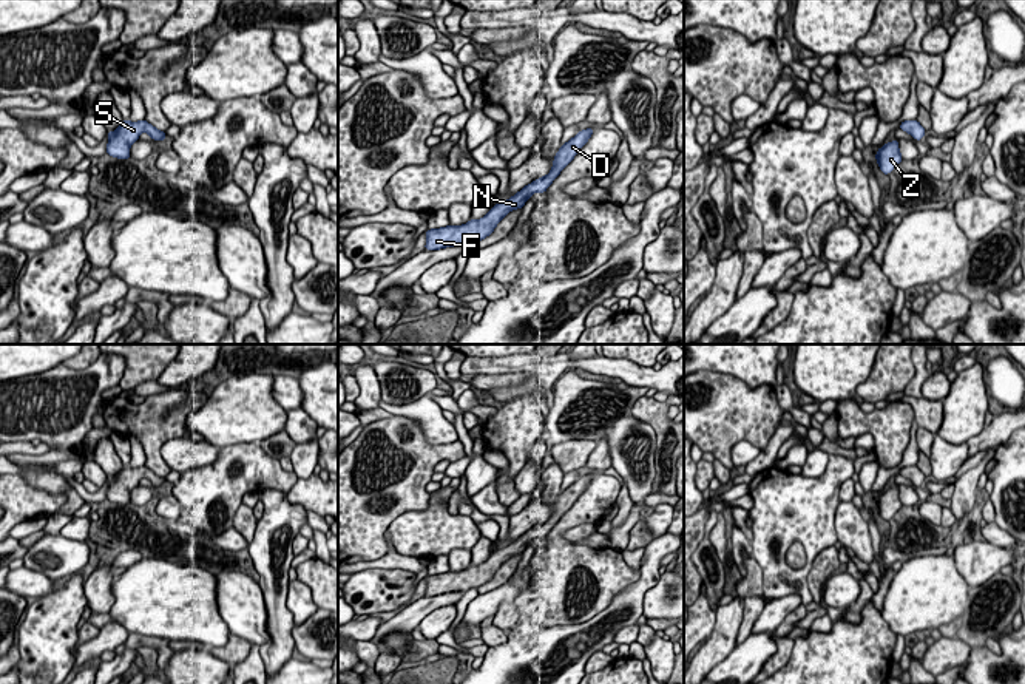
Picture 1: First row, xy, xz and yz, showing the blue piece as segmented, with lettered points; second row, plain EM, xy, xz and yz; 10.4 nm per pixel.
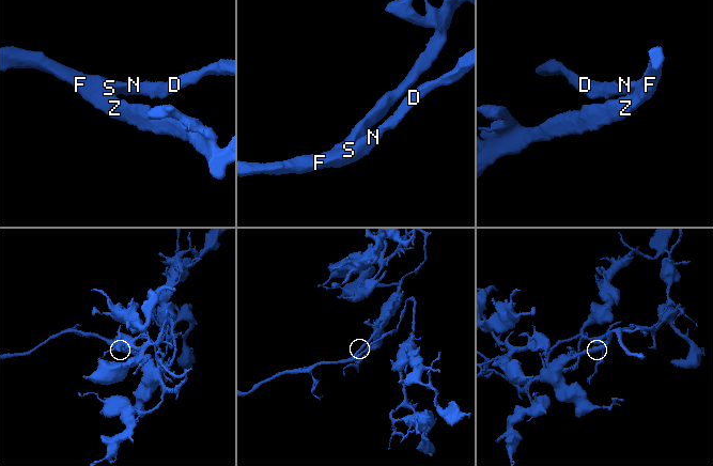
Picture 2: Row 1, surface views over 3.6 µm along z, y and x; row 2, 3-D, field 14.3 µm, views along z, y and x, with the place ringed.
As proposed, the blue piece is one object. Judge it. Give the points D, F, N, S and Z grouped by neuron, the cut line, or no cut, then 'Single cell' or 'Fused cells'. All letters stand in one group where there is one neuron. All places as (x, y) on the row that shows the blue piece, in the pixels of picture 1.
Groups: D F N S Z. No split. Single cell

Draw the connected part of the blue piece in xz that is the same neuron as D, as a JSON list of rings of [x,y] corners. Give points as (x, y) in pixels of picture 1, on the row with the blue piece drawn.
[[[587,128],[579,131],[573,139],[563,144],[557,154],[554,156],[551,171],[536,179],[534,182],[523,187],[519,193],[505,202],[499,202],[491,207],[486,216],[482,219],[471,219],[463,225],[448,225],[441,229],[426,230],[426,245],[425,250],[438,250],[445,247],[465,247],[469,242],[479,242],[489,236],[496,225],[506,216],[511,210],[522,208],[529,196],[536,191],[545,193],[551,182],[559,176],[559,173],[573,161],[579,150],[587,144],[594,128]]]

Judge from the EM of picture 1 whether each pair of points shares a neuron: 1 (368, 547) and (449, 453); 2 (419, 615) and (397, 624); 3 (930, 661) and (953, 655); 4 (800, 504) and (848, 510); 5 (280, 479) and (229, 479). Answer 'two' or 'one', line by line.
1: one
2: one
3: one
4: two
5: one

